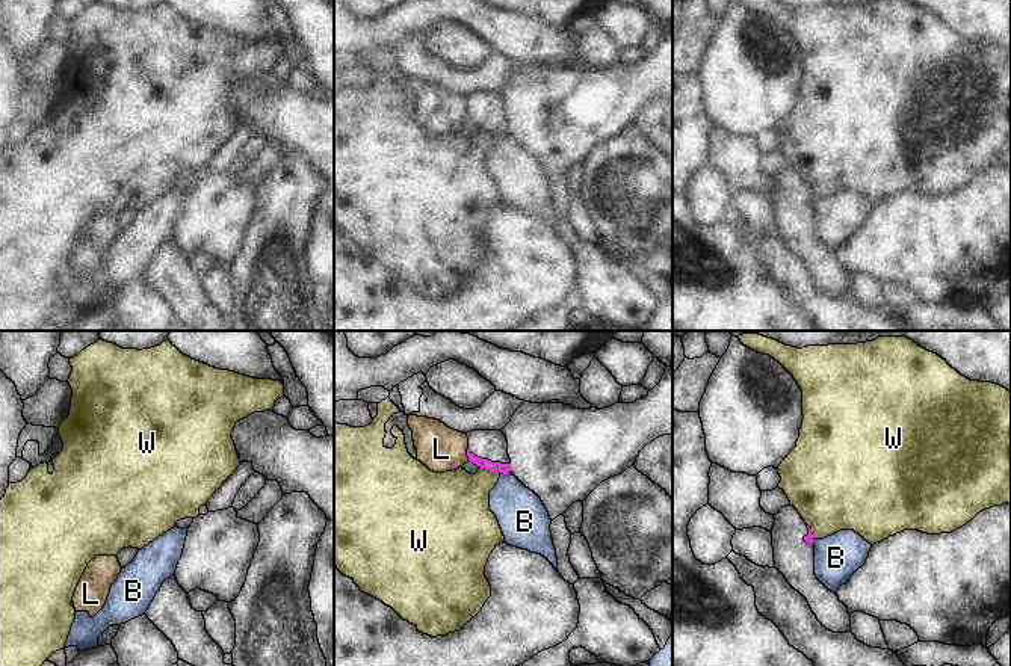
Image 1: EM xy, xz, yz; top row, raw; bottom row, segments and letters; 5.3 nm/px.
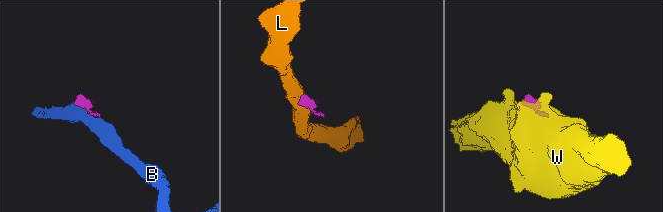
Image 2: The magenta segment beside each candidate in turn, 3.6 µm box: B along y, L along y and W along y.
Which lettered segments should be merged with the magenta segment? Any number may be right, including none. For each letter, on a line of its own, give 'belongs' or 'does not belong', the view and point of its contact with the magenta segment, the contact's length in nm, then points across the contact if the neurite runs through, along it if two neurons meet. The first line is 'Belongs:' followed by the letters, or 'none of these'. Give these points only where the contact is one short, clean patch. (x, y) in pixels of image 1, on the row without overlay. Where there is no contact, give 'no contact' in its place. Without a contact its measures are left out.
Belongs: none of these
B: does not belong; contact xz (505, 135); length 50 nm; border xz (500, 133), (508, 135)
L: does not belong; contact xz (467, 115); length 70 nm
W: does not belong; contact xz (490, 132); length 120 nm; border xz (479, 127), (499, 135)

